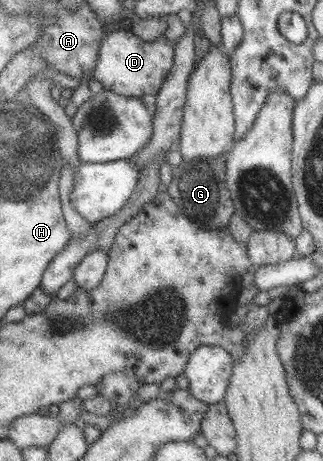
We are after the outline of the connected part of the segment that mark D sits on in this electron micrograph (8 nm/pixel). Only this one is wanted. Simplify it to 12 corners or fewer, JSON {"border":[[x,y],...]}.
{"border":[[123,27],[99,46],[92,78],[132,98],[157,96],[175,46]]}

